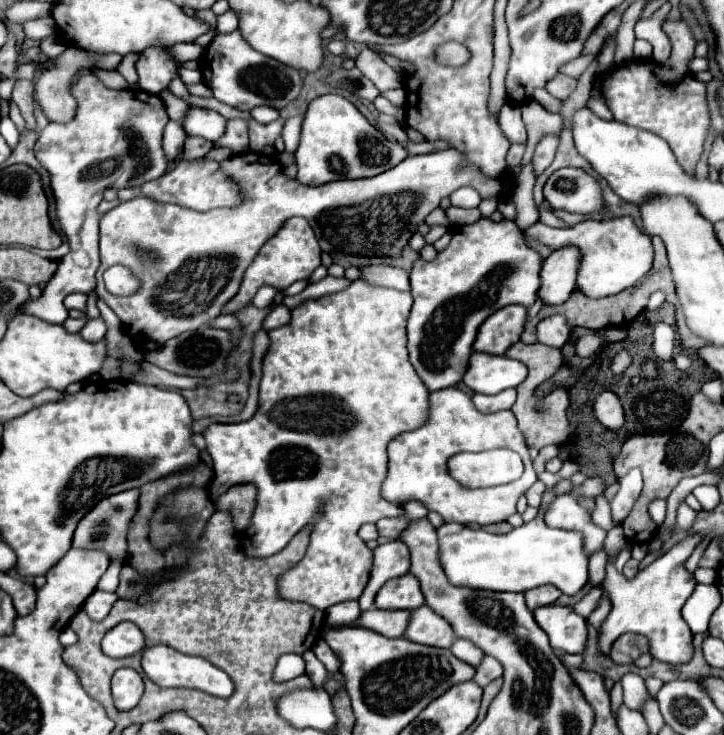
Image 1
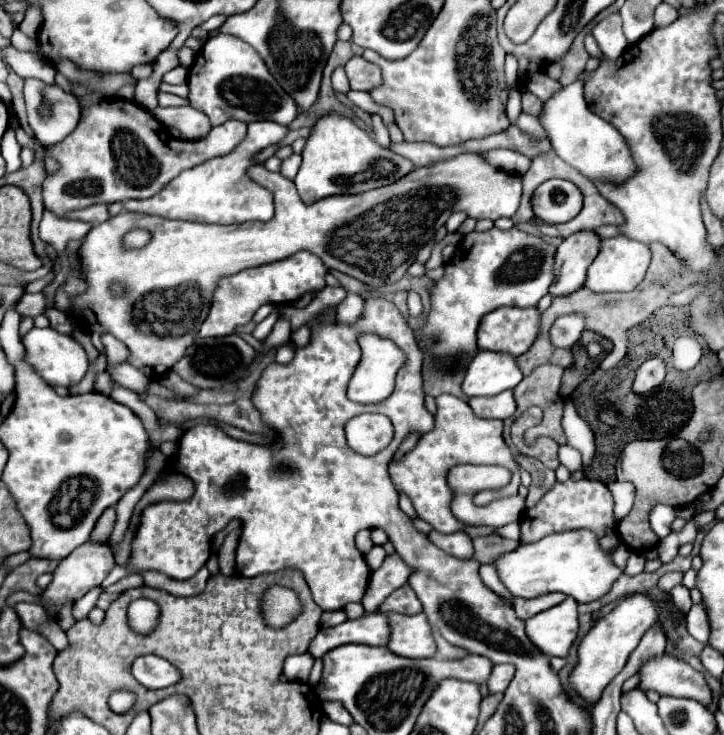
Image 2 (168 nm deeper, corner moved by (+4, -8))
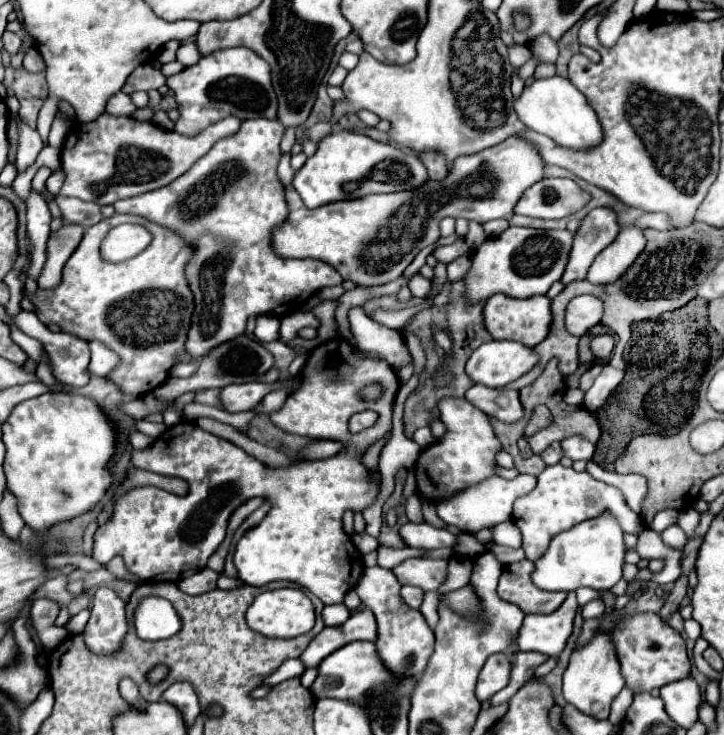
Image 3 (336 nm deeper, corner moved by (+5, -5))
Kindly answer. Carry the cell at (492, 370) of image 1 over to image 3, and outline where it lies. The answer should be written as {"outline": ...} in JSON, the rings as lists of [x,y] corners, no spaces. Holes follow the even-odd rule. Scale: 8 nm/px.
{"outline":[[[489,341],[471,353],[465,371],[473,383],[497,389],[519,379],[537,361],[531,347],[515,341]]]}

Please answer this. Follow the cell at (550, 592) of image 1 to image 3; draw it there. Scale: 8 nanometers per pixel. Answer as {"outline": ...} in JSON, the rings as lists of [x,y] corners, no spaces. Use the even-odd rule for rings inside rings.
{"outline":[[[523,559],[519,563],[507,565],[499,579],[499,597],[515,603],[525,615],[529,613],[553,613],[567,597],[565,591],[549,593],[541,591],[529,581],[529,573],[533,571],[533,563]]]}

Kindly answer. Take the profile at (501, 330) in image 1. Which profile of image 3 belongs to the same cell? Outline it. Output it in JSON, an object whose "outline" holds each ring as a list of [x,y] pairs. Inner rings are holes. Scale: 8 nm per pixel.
{"outline":[[[493,295],[485,301],[483,307],[483,319],[485,319],[485,329],[491,333],[495,341],[517,341],[527,347],[535,347],[541,339],[547,337],[549,325],[551,325],[551,301],[541,295],[541,297],[531,297],[531,299],[511,299],[505,295]]]}

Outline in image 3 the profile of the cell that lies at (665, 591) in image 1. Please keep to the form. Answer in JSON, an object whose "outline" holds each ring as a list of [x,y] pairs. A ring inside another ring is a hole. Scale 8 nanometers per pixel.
{"outline":[[[599,631],[591,641],[573,651],[569,667],[563,673],[563,697],[567,703],[571,703],[581,713],[593,719],[607,719],[611,701],[623,687],[625,679],[621,675],[621,663],[617,659],[617,651],[613,647],[613,633]]]}

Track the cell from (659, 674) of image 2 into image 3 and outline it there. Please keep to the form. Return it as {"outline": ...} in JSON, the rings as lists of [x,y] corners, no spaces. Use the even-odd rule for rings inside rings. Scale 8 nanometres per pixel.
{"outline":[[[639,613],[619,621],[613,629],[613,637],[625,685],[633,689],[633,693],[661,689],[663,685],[681,681],[691,675],[691,661],[687,657],[683,637],[673,627],[663,623],[655,613]]]}

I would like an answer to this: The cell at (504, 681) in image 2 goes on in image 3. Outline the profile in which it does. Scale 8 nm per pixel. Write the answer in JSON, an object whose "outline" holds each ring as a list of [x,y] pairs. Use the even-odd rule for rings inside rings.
{"outline":[[[517,651],[513,655],[513,663],[511,663],[511,675],[509,675],[509,683],[507,687],[503,687],[501,691],[497,691],[493,697],[491,697],[491,705],[499,705],[499,703],[505,703],[525,681],[529,681],[533,677],[533,671],[543,663],[547,661],[547,655],[541,655],[541,653],[523,653],[523,651]]]}

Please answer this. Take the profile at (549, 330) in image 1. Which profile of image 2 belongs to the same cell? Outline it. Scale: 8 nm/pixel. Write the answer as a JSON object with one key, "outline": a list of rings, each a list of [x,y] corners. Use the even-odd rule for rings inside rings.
{"outline":[[[576,312],[576,314],[560,316],[550,330],[552,344],[560,348],[572,348],[580,340],[580,334],[584,332],[584,328],[586,328],[586,320],[582,314]]]}

